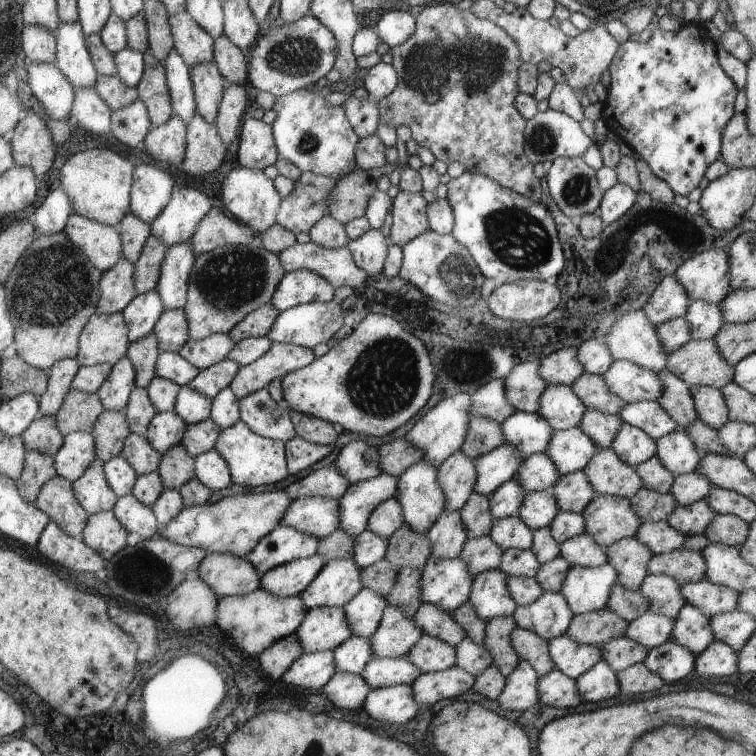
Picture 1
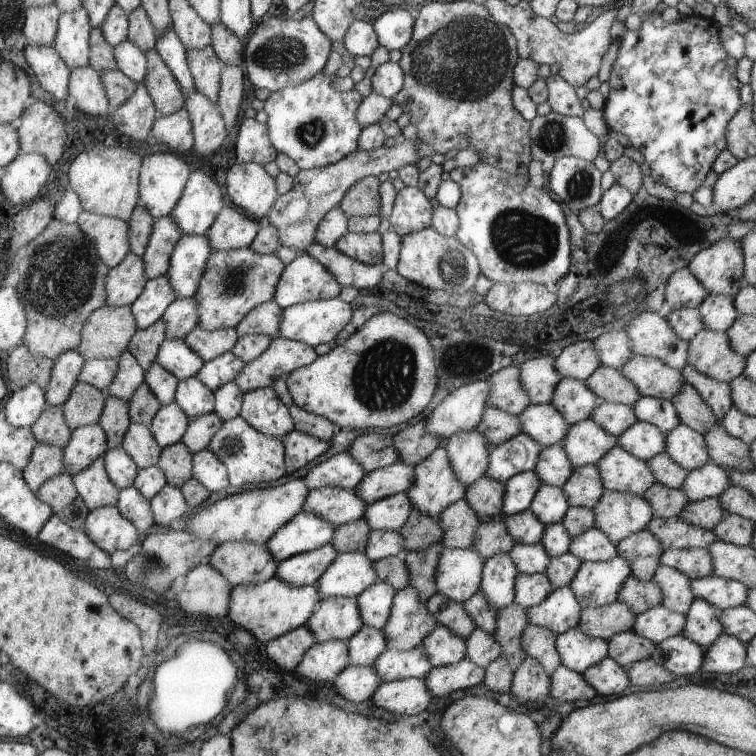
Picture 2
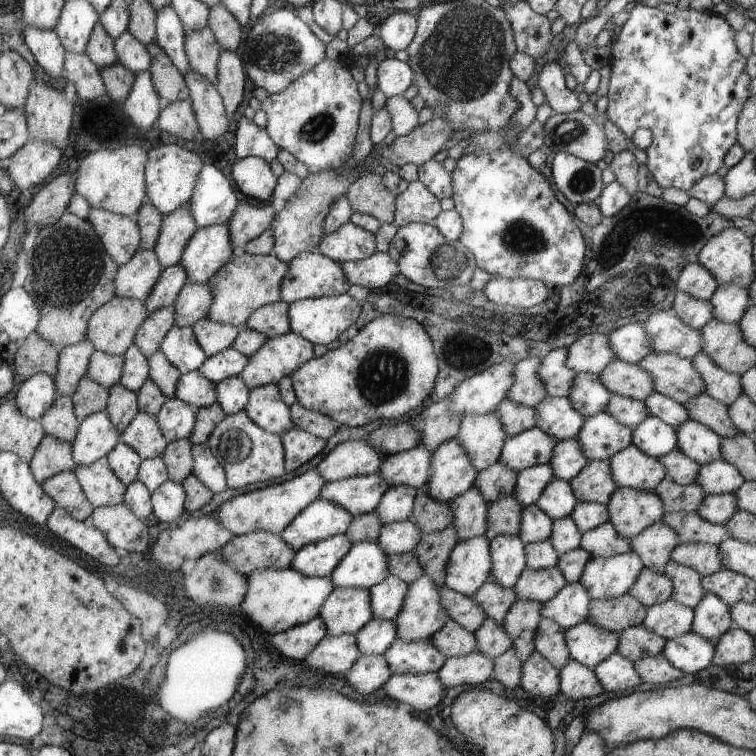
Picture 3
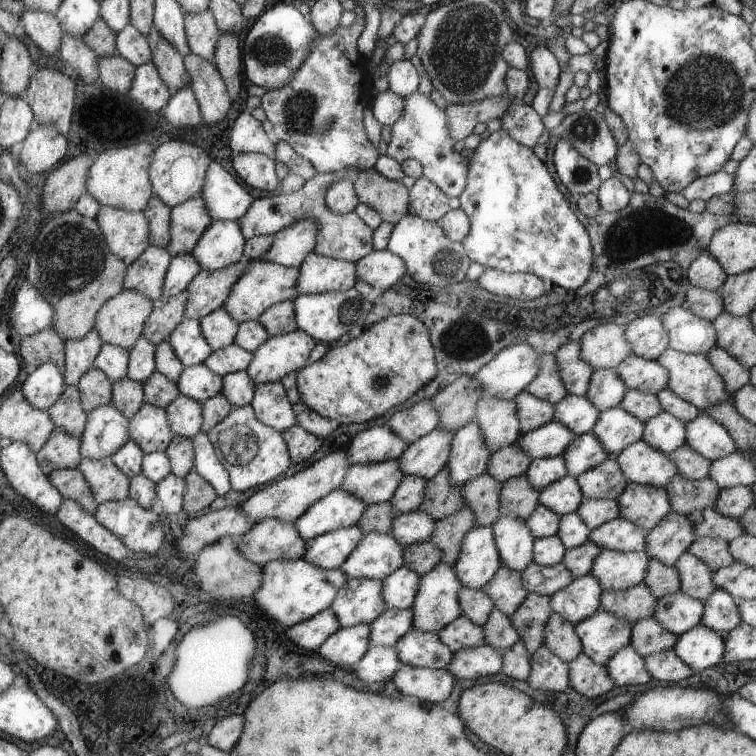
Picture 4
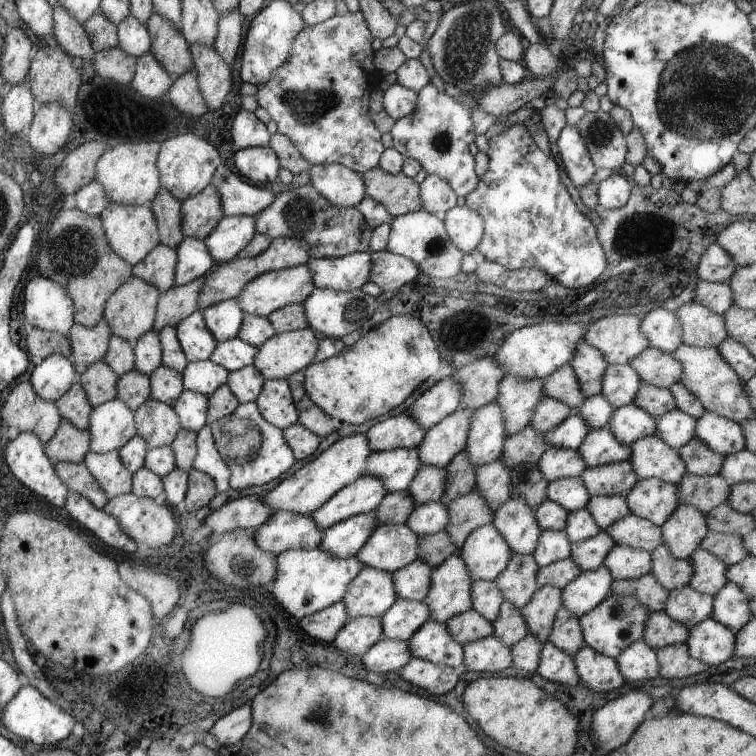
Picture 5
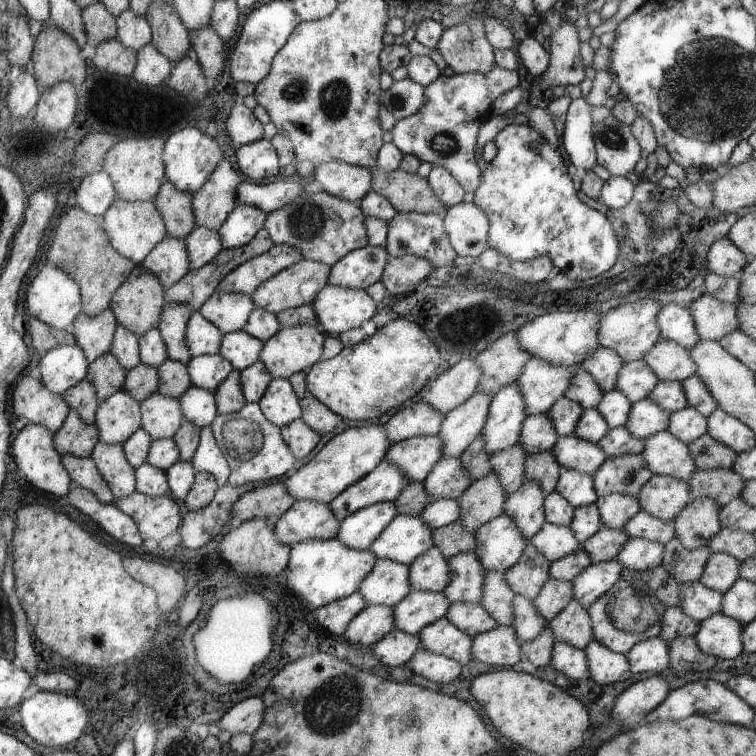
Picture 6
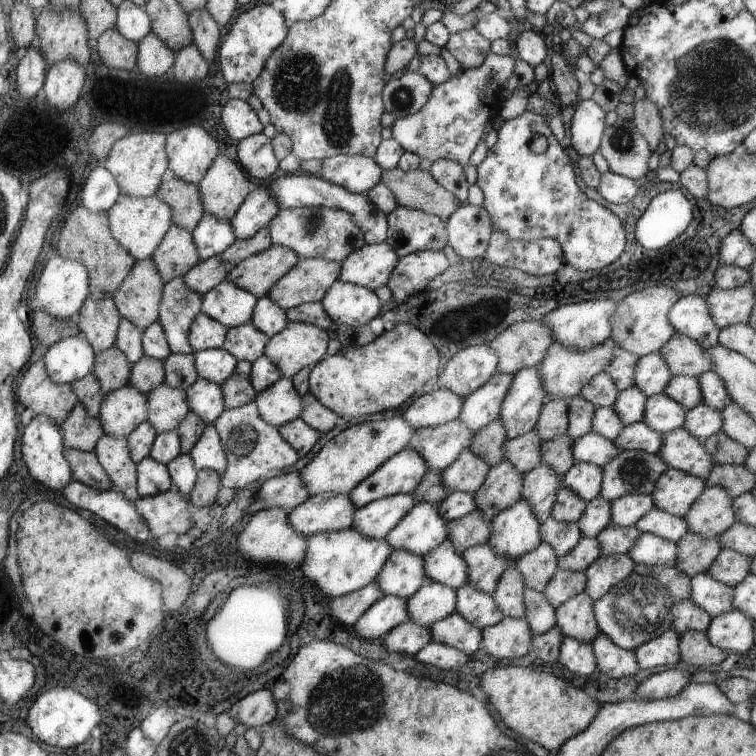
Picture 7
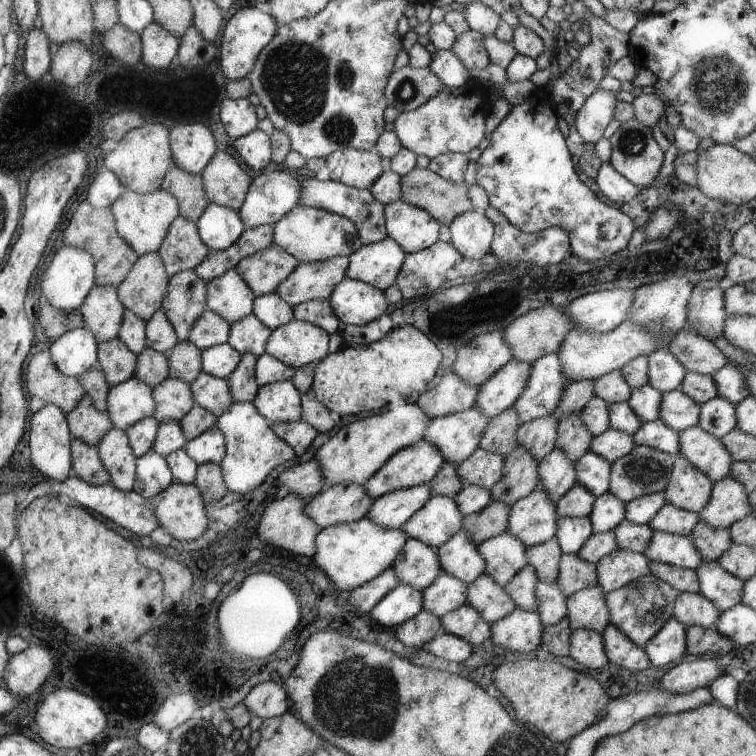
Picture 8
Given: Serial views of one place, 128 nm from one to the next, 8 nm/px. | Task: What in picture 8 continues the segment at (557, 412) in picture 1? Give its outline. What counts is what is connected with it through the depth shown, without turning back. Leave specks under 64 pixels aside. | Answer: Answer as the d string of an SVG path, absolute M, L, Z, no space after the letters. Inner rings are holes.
M667 348L654 350L648 356L648 384L662 394L680 389L687 370Z

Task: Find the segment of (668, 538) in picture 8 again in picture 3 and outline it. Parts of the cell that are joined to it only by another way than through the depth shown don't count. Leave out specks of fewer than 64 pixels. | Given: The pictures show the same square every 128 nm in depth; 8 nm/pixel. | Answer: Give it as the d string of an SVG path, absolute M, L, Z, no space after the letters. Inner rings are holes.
M631 551L614 557L593 557L580 578L593 599L612 599L627 594L645 568L642 558Z

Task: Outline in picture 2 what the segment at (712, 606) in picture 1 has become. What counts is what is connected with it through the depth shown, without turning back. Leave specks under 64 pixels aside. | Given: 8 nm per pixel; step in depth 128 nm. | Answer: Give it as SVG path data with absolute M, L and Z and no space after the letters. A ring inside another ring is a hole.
M712 574L692 582L696 596L706 600L717 611L745 605L750 588L744 583Z

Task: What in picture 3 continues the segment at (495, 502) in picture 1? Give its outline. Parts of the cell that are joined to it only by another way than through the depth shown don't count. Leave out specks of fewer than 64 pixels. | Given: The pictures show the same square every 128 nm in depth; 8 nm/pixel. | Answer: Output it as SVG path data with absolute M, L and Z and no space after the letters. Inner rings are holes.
M535 465L519 472L513 494L523 506L535 505L546 486L555 479L552 466Z

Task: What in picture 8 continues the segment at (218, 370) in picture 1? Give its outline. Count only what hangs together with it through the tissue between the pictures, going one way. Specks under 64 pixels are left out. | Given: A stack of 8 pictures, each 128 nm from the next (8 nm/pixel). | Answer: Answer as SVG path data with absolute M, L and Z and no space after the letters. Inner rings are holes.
M250 314L250 316L231 324L227 343L240 354L254 354L259 357L266 352L266 344L270 340L272 332L273 330L264 326L259 318Z

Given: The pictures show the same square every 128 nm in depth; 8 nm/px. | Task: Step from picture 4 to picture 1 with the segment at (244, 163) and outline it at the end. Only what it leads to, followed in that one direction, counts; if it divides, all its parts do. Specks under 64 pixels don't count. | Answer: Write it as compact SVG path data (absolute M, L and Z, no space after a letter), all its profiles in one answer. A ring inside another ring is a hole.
M240 165L224 178L220 198L232 217L250 227L258 235L278 222L278 213L283 197L279 194L278 188L274 188L274 186L275 184L266 178L264 172Z

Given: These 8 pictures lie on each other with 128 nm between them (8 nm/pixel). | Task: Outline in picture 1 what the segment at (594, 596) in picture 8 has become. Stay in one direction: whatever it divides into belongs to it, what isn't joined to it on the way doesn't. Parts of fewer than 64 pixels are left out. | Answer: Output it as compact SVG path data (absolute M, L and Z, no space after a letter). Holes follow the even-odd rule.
M517 627L512 632L510 641L520 660L530 662L540 677L556 669L549 653L549 642L542 635Z

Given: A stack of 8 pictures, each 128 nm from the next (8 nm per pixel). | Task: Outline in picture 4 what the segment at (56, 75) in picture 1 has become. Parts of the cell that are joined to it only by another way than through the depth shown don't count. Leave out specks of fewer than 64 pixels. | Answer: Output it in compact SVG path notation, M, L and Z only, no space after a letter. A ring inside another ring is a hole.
M25 8L19 18L26 36L34 42L45 56L59 56L63 30L55 14Z

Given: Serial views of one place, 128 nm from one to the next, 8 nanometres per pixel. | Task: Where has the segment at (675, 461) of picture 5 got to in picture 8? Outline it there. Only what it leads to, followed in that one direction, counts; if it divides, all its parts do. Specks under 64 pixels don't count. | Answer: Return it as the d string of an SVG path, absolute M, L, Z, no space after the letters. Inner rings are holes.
M698 425L682 430L678 438L678 454L698 470L704 471L712 482L728 477L733 460L722 440L704 432Z

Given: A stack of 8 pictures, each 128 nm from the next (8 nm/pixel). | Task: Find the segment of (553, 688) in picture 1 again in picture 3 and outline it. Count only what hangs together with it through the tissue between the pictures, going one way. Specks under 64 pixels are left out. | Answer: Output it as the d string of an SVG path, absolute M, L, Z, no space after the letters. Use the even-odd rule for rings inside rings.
M574 660L560 670L560 678L560 691L571 700L594 698L606 691L596 671Z

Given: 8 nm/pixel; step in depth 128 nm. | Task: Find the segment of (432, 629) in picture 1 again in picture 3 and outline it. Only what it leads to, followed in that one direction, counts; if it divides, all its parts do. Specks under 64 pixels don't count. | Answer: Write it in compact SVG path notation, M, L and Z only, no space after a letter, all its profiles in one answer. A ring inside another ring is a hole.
M443 587L441 603L449 612L451 620L475 632L487 618L484 607L476 600Z

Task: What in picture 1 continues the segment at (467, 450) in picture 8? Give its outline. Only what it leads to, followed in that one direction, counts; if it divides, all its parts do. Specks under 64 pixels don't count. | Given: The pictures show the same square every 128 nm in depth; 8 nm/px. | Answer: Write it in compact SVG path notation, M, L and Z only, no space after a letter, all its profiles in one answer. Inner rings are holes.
M305 497L294 500L281 524L323 540L340 527L340 510L338 499Z

